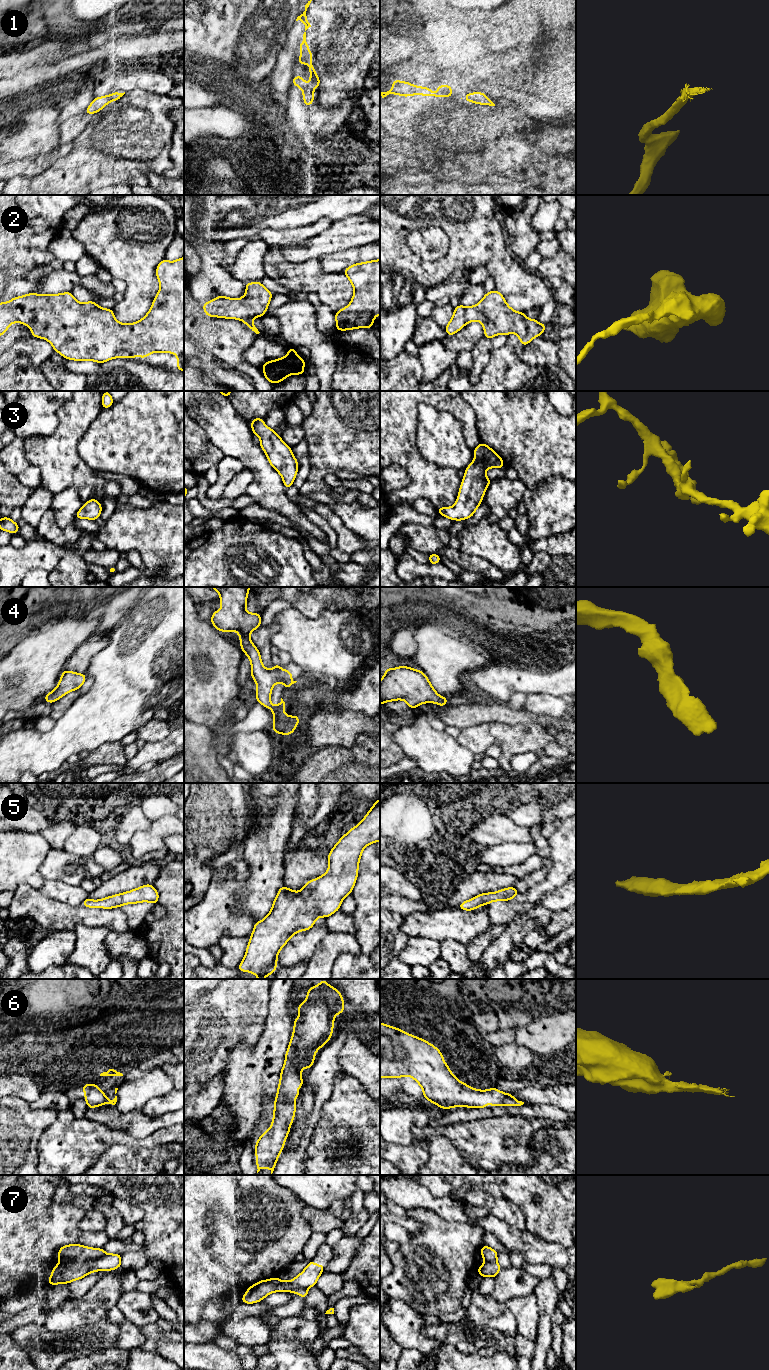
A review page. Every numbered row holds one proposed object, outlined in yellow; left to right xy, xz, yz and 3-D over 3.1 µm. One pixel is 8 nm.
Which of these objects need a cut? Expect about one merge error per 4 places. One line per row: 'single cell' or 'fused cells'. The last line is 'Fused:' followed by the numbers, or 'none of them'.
1: single cell
2: single cell
3: single cell
4: single cell
5: single cell
6: single cell
7: single cell
Fused: none of them

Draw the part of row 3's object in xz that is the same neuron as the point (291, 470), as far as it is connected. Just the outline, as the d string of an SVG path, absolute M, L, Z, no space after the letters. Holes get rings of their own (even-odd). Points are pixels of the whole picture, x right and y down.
M254 418L250 425L253 434L260 437L259 445L270 465L281 475L285 488L290 488L298 471L298 461L291 448L283 442L275 430L265 425L263 418Z

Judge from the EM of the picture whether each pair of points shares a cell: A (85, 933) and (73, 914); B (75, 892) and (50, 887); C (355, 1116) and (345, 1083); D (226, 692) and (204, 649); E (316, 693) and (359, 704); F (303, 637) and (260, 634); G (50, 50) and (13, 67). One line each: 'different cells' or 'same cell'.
A: different cells
B: same cell
C: same cell
D: same cell
E: same cell
F: different cells
G: same cell

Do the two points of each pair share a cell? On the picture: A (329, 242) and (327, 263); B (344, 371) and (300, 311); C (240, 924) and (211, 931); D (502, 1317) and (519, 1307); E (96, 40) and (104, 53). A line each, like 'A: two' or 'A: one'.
A: two
B: two
C: one
D: two
E: two

